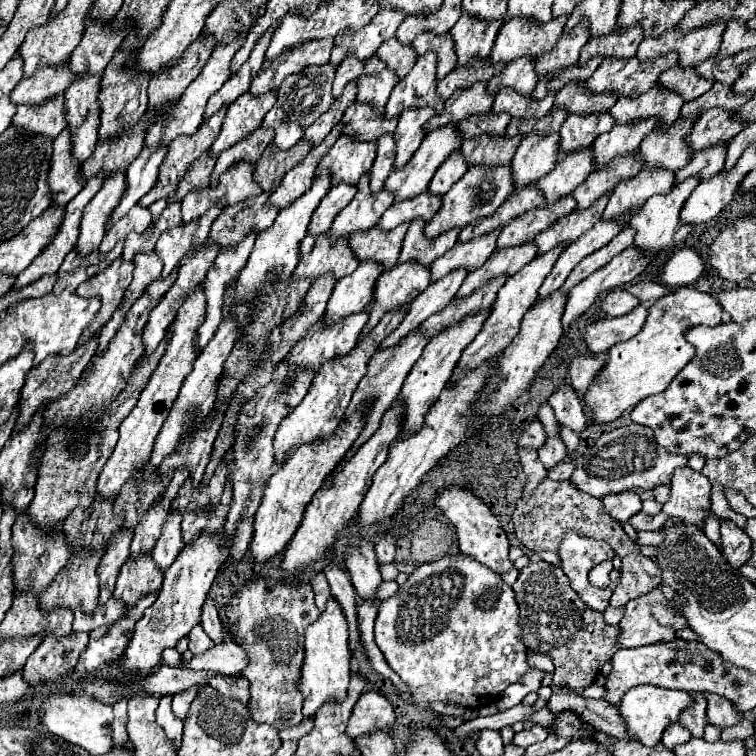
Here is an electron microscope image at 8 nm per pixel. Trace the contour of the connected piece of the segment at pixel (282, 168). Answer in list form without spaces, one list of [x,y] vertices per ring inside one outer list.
[[[302,140],[296,146],[292,146],[292,150],[272,150],[270,144],[268,150],[264,150],[260,162],[256,162],[254,180],[264,192],[270,192],[274,182],[282,180],[288,170],[292,170],[296,164],[300,164],[306,158],[310,148],[312,146],[308,146]]]

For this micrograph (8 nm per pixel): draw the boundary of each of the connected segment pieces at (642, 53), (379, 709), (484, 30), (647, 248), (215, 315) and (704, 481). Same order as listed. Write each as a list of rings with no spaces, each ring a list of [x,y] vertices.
[[[714,22],[712,26],[704,26],[692,34],[676,34],[676,28],[672,28],[668,34],[658,38],[644,38],[636,56],[640,62],[648,62],[668,52],[676,52],[682,68],[696,68],[698,64],[716,56],[724,26],[724,22]]]
[[[374,690],[362,692],[362,696],[358,698],[352,716],[348,720],[346,726],[346,734],[350,738],[358,738],[362,734],[372,734],[372,732],[388,732],[394,724],[396,716],[394,716],[394,708],[392,704]]]
[[[460,16],[456,26],[450,30],[454,40],[454,50],[458,56],[456,66],[468,66],[472,60],[488,60],[496,34],[500,30],[500,20],[496,22],[472,22],[472,18]]]
[[[686,178],[682,184],[674,186],[670,194],[664,194],[664,196],[652,196],[646,204],[644,204],[644,210],[640,210],[640,214],[636,214],[636,218],[632,218],[632,222],[628,222],[630,228],[636,230],[636,238],[634,238],[634,248],[638,248],[644,256],[648,254],[658,254],[660,250],[666,250],[666,248],[672,248],[674,246],[674,238],[676,234],[684,228],[684,224],[680,222],[680,210],[684,206],[684,202],[688,200],[690,192],[698,186],[698,180],[696,178]]]
[[[250,234],[240,246],[234,250],[220,250],[208,278],[204,282],[206,294],[206,320],[196,330],[196,348],[202,350],[216,334],[222,322],[222,308],[224,308],[224,292],[226,288],[238,278],[240,270],[246,266],[246,260],[252,252],[256,234]]]
[[[688,466],[676,470],[672,476],[672,492],[670,500],[662,506],[662,512],[668,514],[668,518],[676,518],[686,524],[702,526],[704,520],[710,514],[710,480]]]

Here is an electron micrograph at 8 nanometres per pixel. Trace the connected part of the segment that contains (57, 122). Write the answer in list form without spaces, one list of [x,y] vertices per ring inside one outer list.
[[[62,96],[56,98],[56,102],[48,102],[48,106],[40,110],[32,110],[28,106],[18,106],[12,126],[18,126],[30,134],[46,136],[48,140],[54,140],[66,126],[64,126],[64,106]]]

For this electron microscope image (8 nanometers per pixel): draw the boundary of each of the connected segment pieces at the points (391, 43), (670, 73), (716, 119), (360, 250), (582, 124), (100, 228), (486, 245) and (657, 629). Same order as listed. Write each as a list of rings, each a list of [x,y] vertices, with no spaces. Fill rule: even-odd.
[[[396,38],[384,42],[376,50],[376,56],[386,64],[388,70],[396,72],[398,78],[404,78],[416,62],[416,54],[412,54],[412,46],[400,46]]]
[[[674,66],[672,70],[666,70],[658,78],[658,86],[662,90],[670,90],[684,98],[684,102],[692,102],[700,98],[704,92],[712,88],[714,82],[708,82],[700,78],[694,70],[680,70],[680,66]]]
[[[706,110],[694,122],[690,134],[686,136],[686,144],[690,146],[692,154],[706,150],[714,144],[730,142],[744,126],[736,126],[736,122],[728,122],[732,114],[724,114],[724,110]]]
[[[404,222],[390,232],[382,232],[374,228],[364,234],[352,234],[352,238],[348,238],[350,250],[360,262],[374,260],[376,264],[382,264],[382,272],[388,272],[400,256],[402,240],[404,240],[408,226],[410,224]]]
[[[568,114],[566,122],[560,128],[558,152],[572,154],[582,148],[588,148],[598,134],[612,130],[612,126],[614,122],[610,114],[586,114],[586,116]]]
[[[124,174],[106,178],[100,192],[86,204],[82,222],[80,222],[80,236],[74,248],[78,256],[86,258],[94,250],[98,250],[106,234],[104,218],[108,218],[108,214],[112,212],[112,206],[116,206],[120,194],[124,194]]]
[[[488,234],[488,238],[476,238],[476,240],[468,242],[468,244],[458,242],[452,250],[448,250],[448,254],[440,256],[430,266],[430,280],[436,282],[436,280],[444,278],[446,274],[450,274],[450,272],[454,272],[458,268],[466,268],[468,274],[472,274],[494,252],[496,238],[498,238],[498,234]]]
[[[656,586],[644,596],[630,600],[624,606],[624,618],[620,622],[622,634],[620,644],[624,648],[636,648],[644,644],[658,644],[658,642],[672,642],[676,638],[674,626],[660,624],[652,614],[652,604],[662,604],[672,610],[672,602],[664,596],[662,586]]]

